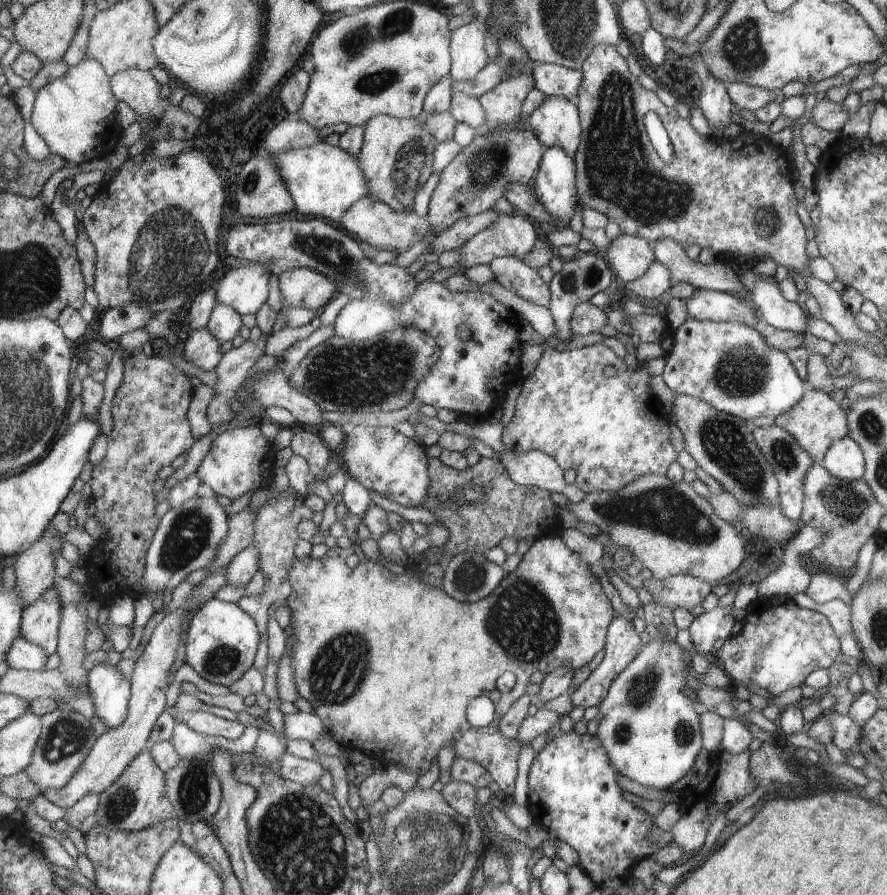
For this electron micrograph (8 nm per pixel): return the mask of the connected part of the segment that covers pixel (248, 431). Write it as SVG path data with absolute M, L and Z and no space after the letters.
M258 422L245 423L241 428L227 430L216 437L196 474L201 482L210 486L218 496L227 496L234 501L252 490L262 489L273 483L276 452Z

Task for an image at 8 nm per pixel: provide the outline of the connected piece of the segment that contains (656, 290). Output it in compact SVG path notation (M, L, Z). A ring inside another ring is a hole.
M654 261L646 273L633 281L622 284L620 290L624 298L628 298L628 295L634 292L638 297L652 300L652 298L658 298L663 292L667 292L670 280L670 269L660 261Z

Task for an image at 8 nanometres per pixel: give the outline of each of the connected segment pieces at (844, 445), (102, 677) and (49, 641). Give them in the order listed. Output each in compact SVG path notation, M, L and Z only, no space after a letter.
M850 436L834 441L820 464L824 465L836 478L848 482L862 479L865 471L862 449Z
M106 662L95 666L87 672L87 689L92 699L95 716L98 716L104 723L107 730L116 729L127 720L131 698L131 682L115 666L108 666Z
M52 586L33 605L23 610L21 637L40 646L47 655L54 654L57 649L60 606L59 592Z

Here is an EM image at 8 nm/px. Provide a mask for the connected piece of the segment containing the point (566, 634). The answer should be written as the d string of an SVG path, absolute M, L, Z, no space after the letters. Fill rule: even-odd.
M560 536L542 537L535 540L530 549L522 557L517 568L508 573L502 579L502 582L492 590L480 602L461 603L450 598L442 589L430 588L417 578L409 578L406 575L398 575L392 573L388 568L380 563L376 563L369 559L358 545L351 545L347 548L331 547L327 550L322 558L312 558L309 556L303 558L294 558L291 567L288 569L290 584L292 585L292 594L285 600L284 604L289 606L291 612L291 624L284 629L284 634L290 635L290 629L293 630L293 649L289 650L290 658L292 658L292 668L294 669L294 682L298 689L299 696L306 698L310 702L310 706L314 708L314 714L320 718L321 723L326 730L326 736L334 739L342 748L346 748L350 752L359 750L365 754L368 760L375 760L381 764L398 764L413 770L418 776L424 774L428 767L437 760L437 754L444 744L452 742L455 746L456 758L463 757L468 760L478 762L488 770L488 774L492 777L495 789L502 790L505 796L512 796L515 791L515 780L517 777L517 760L521 749L521 744L511 737L500 735L498 731L498 723L501 720L502 712L506 712L510 708L512 702L516 702L522 694L524 688L530 680L530 674L534 670L540 670L543 673L551 673L560 667L578 670L584 664L588 664L600 650L604 648L607 642L607 630L610 624L617 617L616 610L612 608L609 598L604 594L600 581L592 575L590 566L578 554L572 552L570 548L564 544ZM356 554L358 556L358 565L350 568L346 563L348 556ZM504 672L514 672L516 674L516 684L506 694L500 692L499 689L492 690L492 686L496 686L496 680L500 674ZM476 696L488 696L495 704L495 717L488 726L473 727L466 718L466 706L472 698Z

